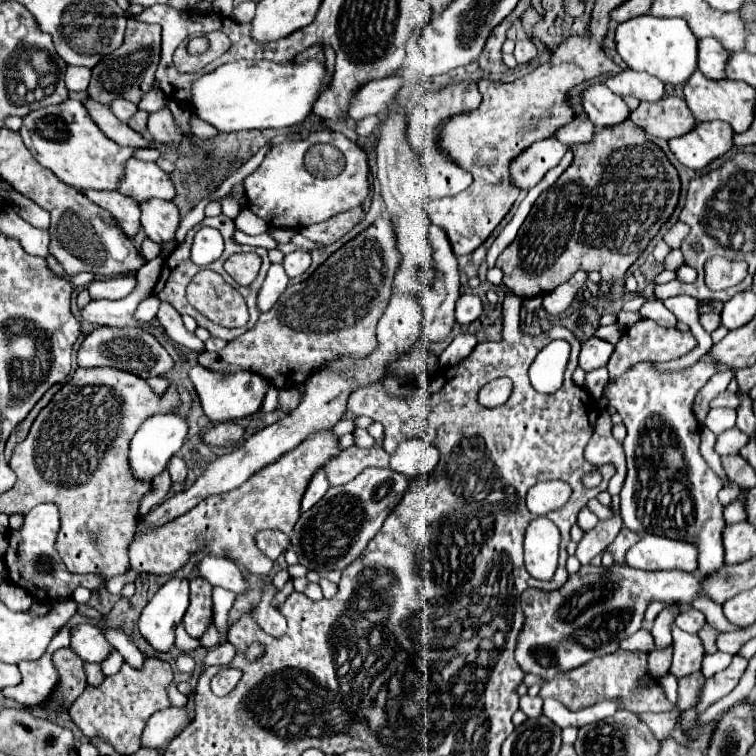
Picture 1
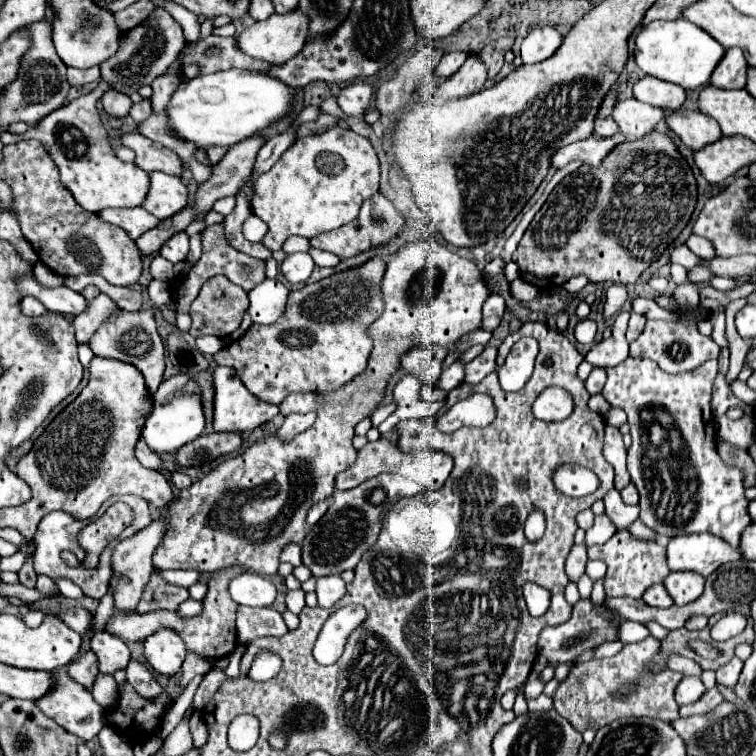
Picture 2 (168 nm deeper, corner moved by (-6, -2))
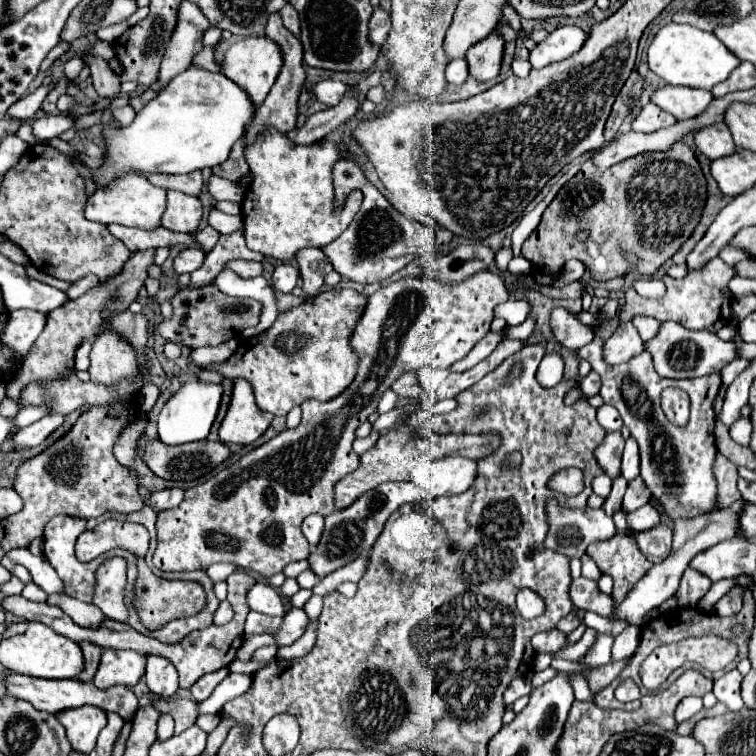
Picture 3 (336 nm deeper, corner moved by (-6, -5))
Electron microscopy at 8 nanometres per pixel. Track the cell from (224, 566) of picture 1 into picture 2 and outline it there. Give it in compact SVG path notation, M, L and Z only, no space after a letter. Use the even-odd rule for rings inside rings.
M243 573L229 583L229 593L235 603L247 607L269 607L277 597L277 589L273 581L257 575L257 573Z

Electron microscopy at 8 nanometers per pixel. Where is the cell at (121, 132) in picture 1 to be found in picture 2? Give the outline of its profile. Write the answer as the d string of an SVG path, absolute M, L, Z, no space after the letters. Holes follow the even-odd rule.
M125 133L119 139L119 145L125 145L129 149L135 151L135 165L141 167L143 171L151 173L151 171L163 171L167 175L175 175L181 177L185 171L183 161L171 151L165 149L161 145L157 145L155 141L135 133Z

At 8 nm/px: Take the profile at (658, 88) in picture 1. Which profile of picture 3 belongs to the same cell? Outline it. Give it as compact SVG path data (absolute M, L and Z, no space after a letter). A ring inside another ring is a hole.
M663 86L651 94L651 102L673 114L677 120L689 120L699 116L711 100L711 92L685 86Z

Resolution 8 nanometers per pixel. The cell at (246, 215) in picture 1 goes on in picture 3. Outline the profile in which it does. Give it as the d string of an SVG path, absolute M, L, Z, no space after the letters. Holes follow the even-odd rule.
M215 208L209 214L209 224L221 234L233 234L233 232L243 230L243 218L241 216L225 216L223 212L219 212Z

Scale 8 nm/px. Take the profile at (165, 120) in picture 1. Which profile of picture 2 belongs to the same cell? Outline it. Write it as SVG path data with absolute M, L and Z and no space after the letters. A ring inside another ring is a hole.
M163 73L159 75L151 87L153 87L153 95L151 95L151 103L153 103L153 113L163 113L167 101L171 99L171 95L175 93L175 89L179 87L181 79L175 73Z

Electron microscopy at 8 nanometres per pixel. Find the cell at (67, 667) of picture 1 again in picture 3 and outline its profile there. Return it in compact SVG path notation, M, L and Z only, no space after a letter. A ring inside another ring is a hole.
M83 642L83 644L81 644L81 650L83 650L83 658L85 658L85 668L83 668L83 672L79 674L79 680L91 682L93 676L95 676L95 672L97 672L97 666L99 666L101 648L95 646L95 644Z

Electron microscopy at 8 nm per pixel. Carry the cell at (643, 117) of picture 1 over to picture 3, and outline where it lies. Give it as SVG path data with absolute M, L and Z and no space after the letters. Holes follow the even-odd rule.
M723 122L717 124L709 124L701 130L695 132L695 146L701 154L705 154L709 160L721 158L721 156L729 156L731 152L735 152L735 144L731 140L731 132Z

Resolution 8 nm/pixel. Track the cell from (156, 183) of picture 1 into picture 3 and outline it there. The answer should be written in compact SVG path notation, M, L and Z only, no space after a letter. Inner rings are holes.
M177 190L167 192L167 208L161 216L161 224L175 232L195 232L201 220L201 202L197 196L189 196Z

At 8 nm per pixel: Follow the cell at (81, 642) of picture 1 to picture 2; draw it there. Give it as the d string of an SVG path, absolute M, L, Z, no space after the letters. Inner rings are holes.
M95 633L91 637L91 649L99 657L99 671L113 675L119 669L127 669L131 653L129 647L115 635L109 633Z

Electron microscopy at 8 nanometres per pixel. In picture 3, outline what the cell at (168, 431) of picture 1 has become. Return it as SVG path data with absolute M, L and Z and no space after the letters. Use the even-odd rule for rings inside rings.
M199 380L185 384L177 394L173 394L169 398L169 402L163 406L163 410L159 414L159 420L157 420L159 440L163 444L169 444L169 446L205 440L209 430L211 430L211 424L217 416L221 392L223 390L221 390L219 384L205 384L205 382L199 382Z

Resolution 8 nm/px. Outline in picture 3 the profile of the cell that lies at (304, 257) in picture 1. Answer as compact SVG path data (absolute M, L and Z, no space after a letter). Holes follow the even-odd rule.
M289 262L279 264L273 272L273 288L277 292L291 292L297 286L299 278L301 278L301 274L293 264L289 264Z

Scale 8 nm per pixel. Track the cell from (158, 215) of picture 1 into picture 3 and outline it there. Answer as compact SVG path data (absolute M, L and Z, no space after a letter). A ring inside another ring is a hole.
M185 248L177 254L177 258L173 260L173 268L177 274L183 272L193 272L195 268L199 268L199 264L203 264L203 252L199 248Z

